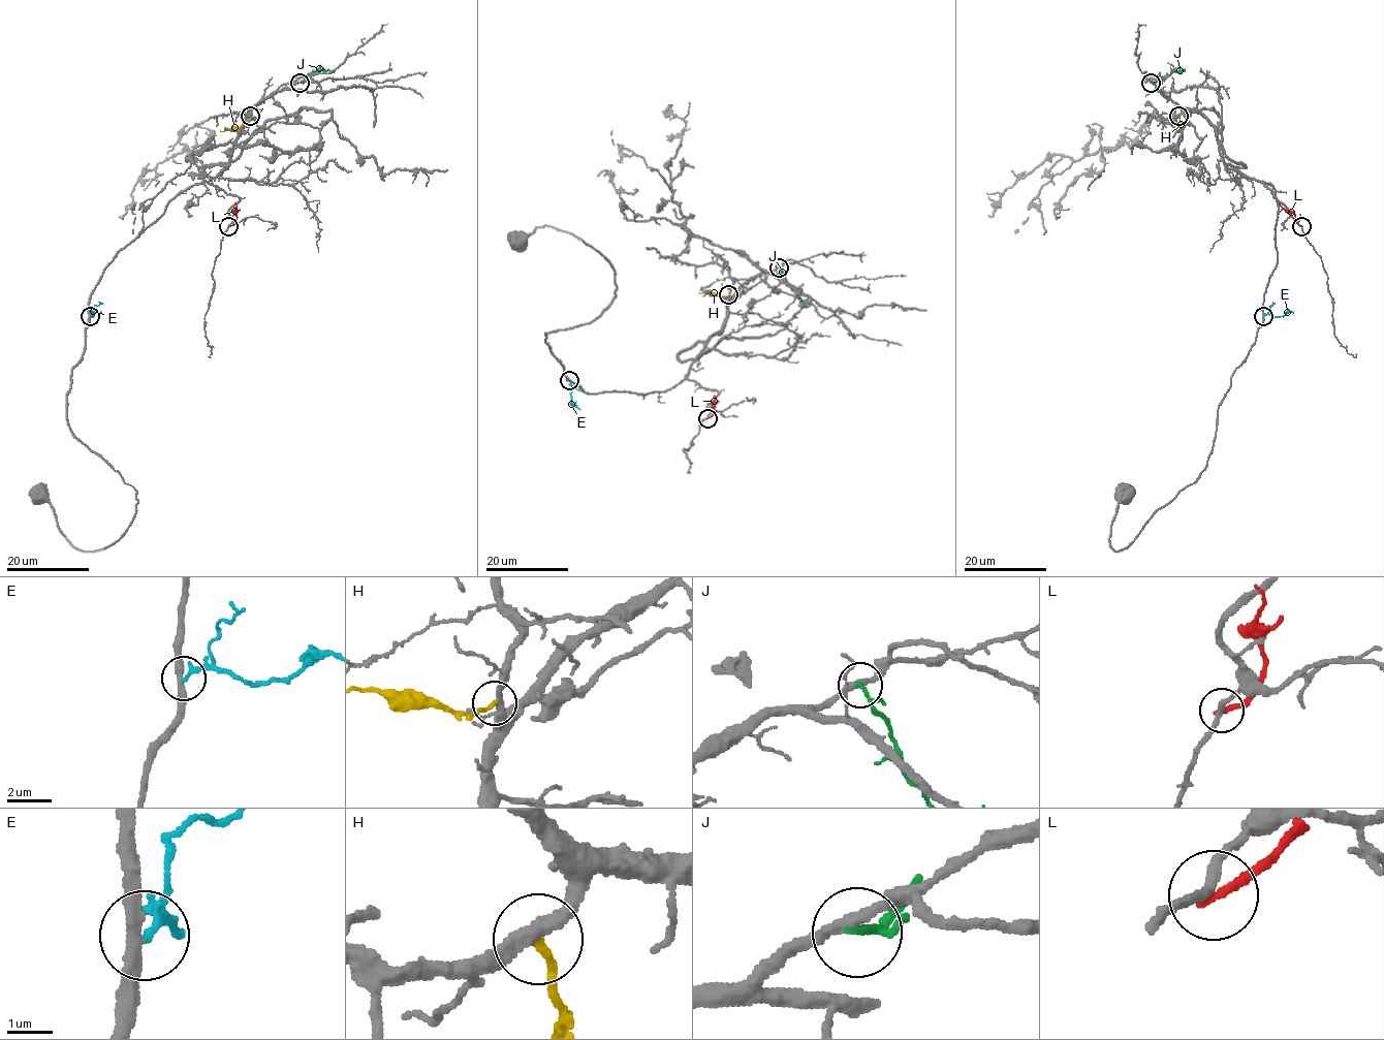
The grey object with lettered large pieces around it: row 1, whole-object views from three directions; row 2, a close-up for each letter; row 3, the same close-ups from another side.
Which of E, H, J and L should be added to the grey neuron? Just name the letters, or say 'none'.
none

